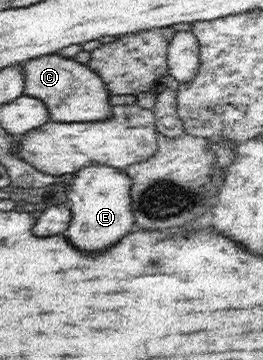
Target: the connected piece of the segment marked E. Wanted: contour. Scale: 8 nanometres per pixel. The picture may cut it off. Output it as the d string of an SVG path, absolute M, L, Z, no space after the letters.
M95 163L81 167L67 182L66 195L73 218L69 230L65 232L67 240L83 252L101 252L117 244L117 240L121 240L125 234L129 234L131 228L135 228L131 187L129 175L120 169Z

